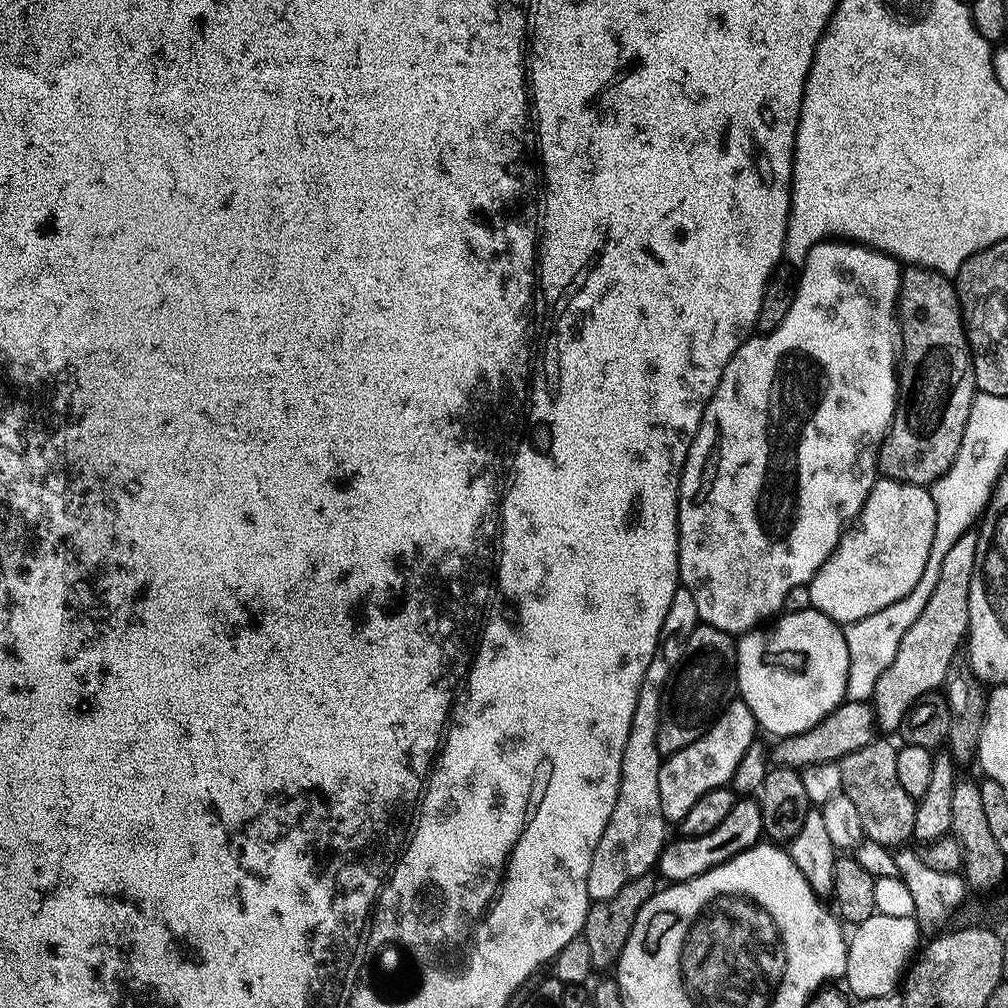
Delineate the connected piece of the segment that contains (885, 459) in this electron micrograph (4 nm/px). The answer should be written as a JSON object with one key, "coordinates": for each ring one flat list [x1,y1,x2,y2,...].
{"coordinates":[[912,266,903,273,898,316,902,321,902,363,898,368,900,401,896,404,892,428,880,447,879,471,887,479,928,488,947,476,958,458,958,450,962,450,962,438,970,422,972,403,978,395,972,351,968,349,968,334,964,330,960,299,956,297,956,289,949,277,941,272]]}

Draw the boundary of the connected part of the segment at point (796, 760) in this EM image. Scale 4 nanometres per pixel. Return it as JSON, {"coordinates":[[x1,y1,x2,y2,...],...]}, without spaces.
{"coordinates":[[845,702,838,710,834,710,826,719,814,726,814,730,806,730,806,734,785,736,779,741,777,748,770,752,771,759,781,768,803,770,810,766,822,764,839,764,854,750,862,750,862,746,870,746,877,739,878,725,876,714,871,703,853,704]]}

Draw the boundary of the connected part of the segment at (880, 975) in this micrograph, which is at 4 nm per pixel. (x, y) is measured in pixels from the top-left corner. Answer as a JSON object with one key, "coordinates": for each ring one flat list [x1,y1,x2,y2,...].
{"coordinates":[[877,913,874,918,855,927,849,939,847,954,847,991,856,1000,884,998,895,995,903,985,911,964,922,943,922,926,915,917,896,918]]}

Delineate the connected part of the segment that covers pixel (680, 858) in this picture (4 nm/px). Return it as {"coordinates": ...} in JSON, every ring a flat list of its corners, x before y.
{"coordinates":[[740,798,737,799,734,810,730,810,726,822,718,826,718,830,705,836,680,838,677,844,676,841,669,843,664,853,660,855,658,872,661,877,664,875,668,882,681,884,730,862,738,854,749,852,764,839,764,815,759,803,752,798]]}

